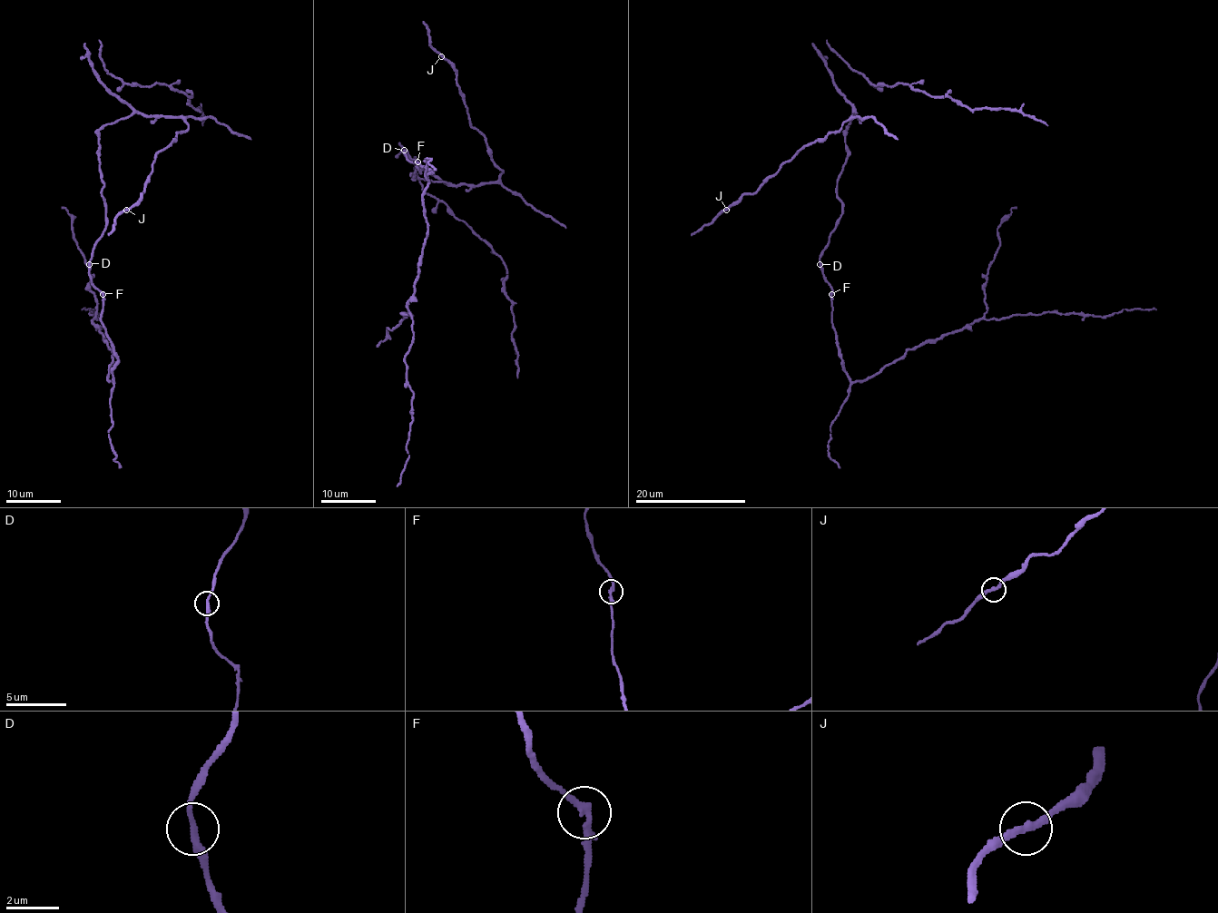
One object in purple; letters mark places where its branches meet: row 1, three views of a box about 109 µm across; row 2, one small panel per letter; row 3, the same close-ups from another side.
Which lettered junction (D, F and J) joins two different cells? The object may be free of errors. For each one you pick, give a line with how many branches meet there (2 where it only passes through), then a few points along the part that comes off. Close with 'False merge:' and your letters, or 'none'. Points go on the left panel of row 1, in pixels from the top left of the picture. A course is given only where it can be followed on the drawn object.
False merge: none

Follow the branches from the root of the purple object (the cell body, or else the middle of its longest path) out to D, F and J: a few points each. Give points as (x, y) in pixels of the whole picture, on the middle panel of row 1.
D: (420, 165), (404, 150)
F: (420, 165), (404, 152), (410, 161), (417, 161)
J: (420, 165), (413, 178), (449, 184), (494, 183), (503, 172), (468, 120), (456, 70), (441, 56)

